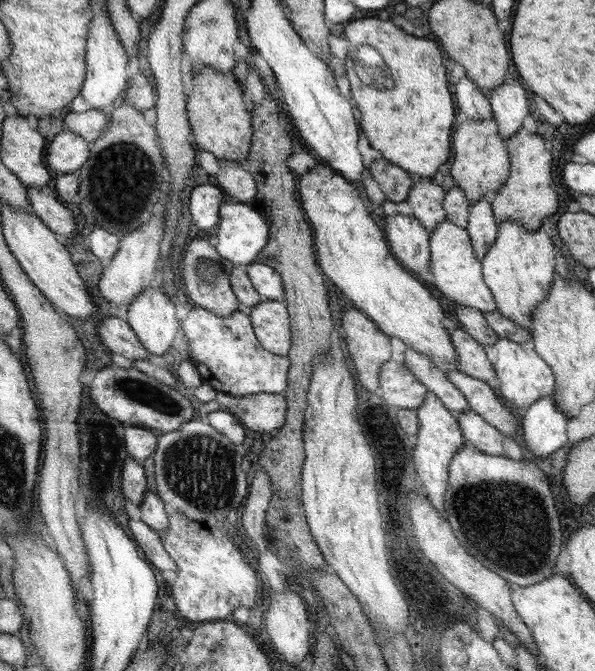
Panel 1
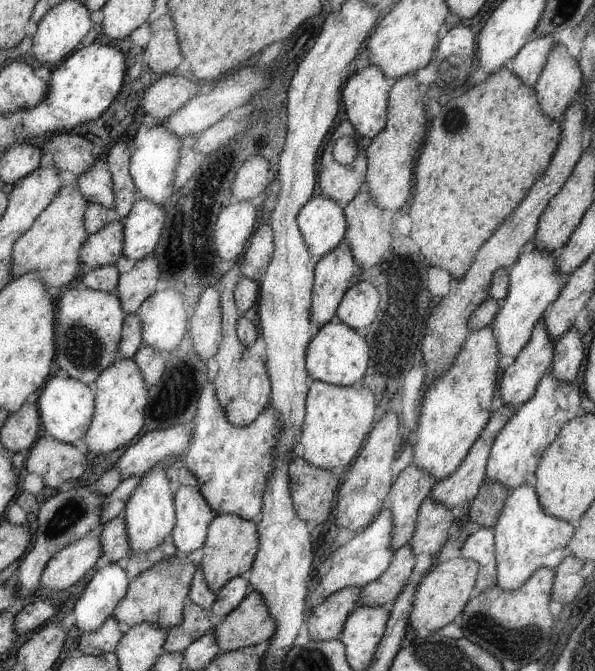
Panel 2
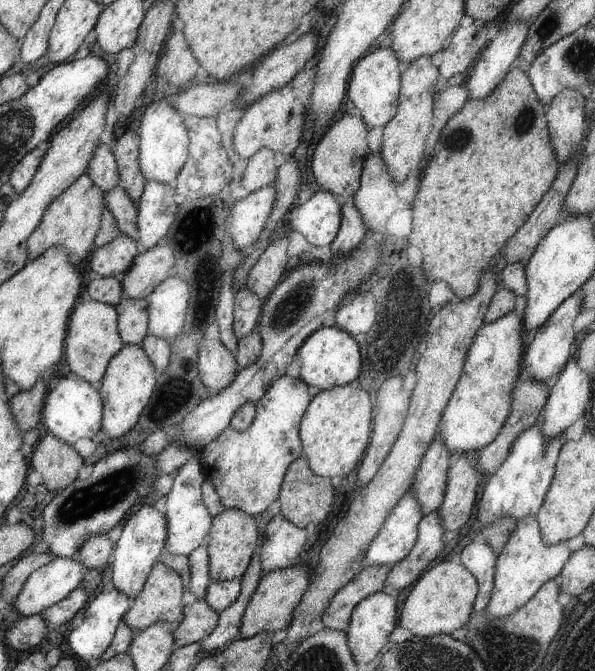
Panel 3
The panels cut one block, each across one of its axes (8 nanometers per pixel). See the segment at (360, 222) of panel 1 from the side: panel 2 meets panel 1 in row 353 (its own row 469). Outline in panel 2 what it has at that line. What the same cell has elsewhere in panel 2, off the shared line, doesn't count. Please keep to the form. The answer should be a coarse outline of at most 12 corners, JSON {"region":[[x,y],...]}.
{"region":[[490,296],[424,392],[413,464],[458,470],[491,420],[500,350]]}

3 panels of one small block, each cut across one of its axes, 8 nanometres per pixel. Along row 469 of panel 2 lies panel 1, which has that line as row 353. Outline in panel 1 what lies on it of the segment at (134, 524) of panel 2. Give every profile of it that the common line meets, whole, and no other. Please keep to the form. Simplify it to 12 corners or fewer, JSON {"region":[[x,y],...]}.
{"region":[[160,285],[128,307],[126,322],[148,352],[164,356],[178,332]]}

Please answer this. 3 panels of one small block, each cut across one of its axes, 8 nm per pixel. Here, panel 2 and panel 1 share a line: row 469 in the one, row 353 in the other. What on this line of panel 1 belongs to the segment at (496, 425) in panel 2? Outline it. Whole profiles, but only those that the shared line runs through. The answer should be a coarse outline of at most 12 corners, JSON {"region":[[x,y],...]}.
{"region":[[453,325],[456,368],[500,388],[482,343]]}

